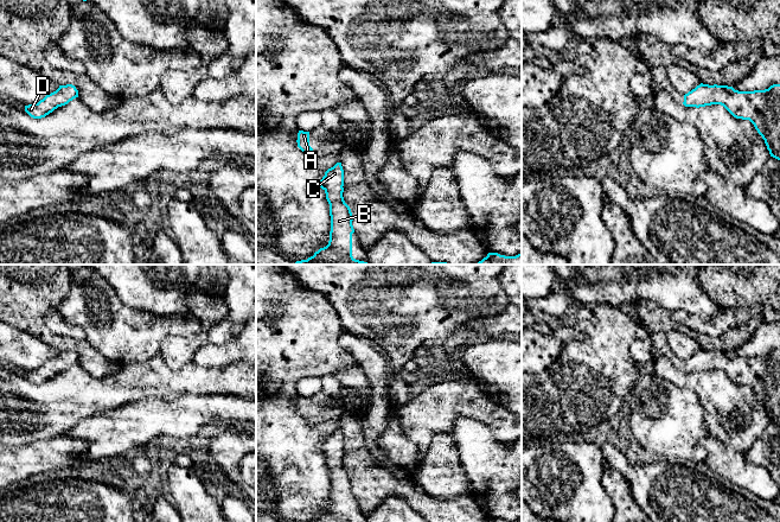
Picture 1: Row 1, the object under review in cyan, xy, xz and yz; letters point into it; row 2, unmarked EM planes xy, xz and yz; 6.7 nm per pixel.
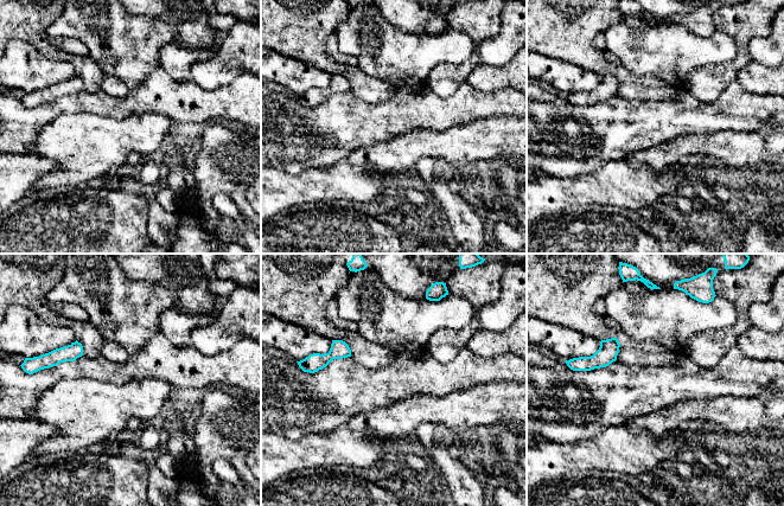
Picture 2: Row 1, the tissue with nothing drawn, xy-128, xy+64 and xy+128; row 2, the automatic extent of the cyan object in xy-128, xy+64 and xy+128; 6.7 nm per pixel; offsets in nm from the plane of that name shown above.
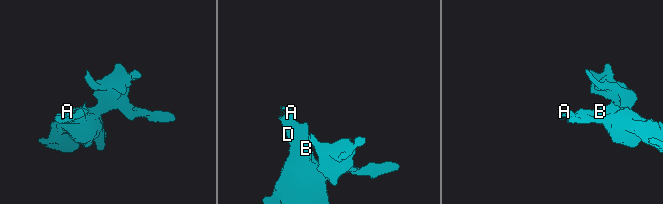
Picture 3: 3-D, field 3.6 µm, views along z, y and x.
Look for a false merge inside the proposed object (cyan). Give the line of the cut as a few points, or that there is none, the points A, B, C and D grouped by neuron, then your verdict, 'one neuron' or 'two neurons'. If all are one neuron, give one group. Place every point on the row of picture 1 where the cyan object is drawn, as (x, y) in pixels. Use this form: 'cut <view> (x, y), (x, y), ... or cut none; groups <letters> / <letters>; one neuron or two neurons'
cut none; groups A B C D; one neuron

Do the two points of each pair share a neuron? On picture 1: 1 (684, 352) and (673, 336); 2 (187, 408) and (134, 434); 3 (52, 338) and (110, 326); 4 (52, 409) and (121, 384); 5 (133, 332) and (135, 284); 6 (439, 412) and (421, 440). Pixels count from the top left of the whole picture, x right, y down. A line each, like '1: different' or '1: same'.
1: same
2: same
3: different
4: same
5: different
6: same

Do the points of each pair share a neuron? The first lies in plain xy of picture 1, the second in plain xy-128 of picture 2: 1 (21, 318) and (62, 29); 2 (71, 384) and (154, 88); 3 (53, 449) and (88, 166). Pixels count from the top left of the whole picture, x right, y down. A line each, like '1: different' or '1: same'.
1: different
2: same
3: different

